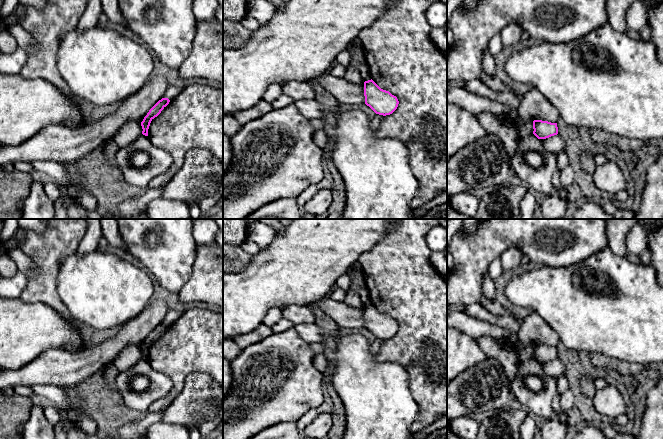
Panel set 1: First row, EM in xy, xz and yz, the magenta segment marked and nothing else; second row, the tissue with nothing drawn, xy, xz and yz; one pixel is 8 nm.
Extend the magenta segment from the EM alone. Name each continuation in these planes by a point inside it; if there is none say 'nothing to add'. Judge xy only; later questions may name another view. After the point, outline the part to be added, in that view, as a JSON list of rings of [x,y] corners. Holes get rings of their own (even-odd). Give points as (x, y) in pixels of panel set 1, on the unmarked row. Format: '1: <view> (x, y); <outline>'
nothing to add

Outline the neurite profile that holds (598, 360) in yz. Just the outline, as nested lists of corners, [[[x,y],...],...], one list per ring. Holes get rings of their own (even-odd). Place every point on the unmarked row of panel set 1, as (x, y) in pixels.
[[[589,353],[591,363],[597,368],[603,368],[606,371],[616,370],[622,375],[636,375],[640,373],[644,366],[636,363],[628,363],[618,359],[610,359],[599,353]]]

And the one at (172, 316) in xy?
[[[169,309],[163,319],[163,322],[168,322],[170,325],[175,323],[180,317],[182,316],[182,313],[178,310]]]

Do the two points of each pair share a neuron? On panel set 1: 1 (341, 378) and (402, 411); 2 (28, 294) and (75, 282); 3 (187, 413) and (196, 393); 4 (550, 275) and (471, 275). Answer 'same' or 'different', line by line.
1: same
2: different
3: same
4: different

